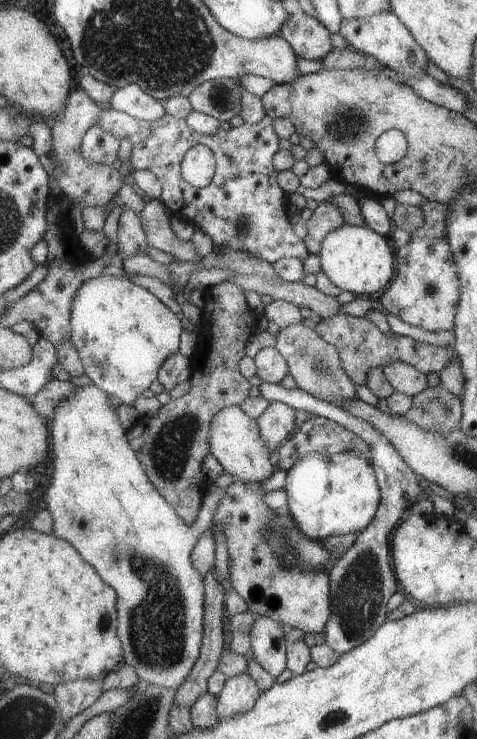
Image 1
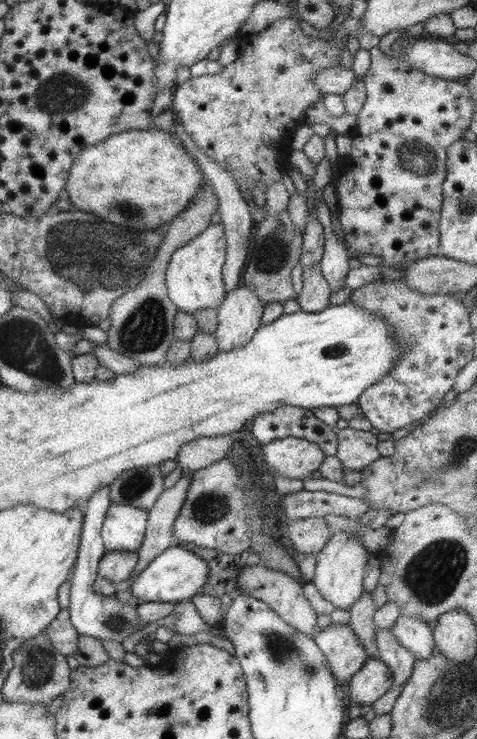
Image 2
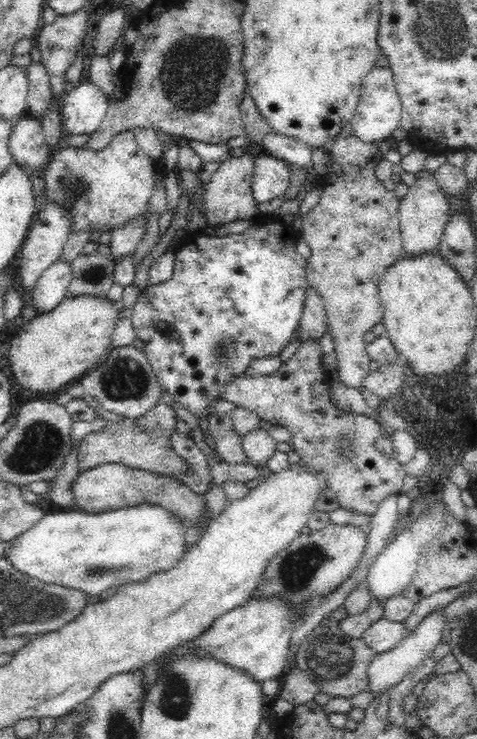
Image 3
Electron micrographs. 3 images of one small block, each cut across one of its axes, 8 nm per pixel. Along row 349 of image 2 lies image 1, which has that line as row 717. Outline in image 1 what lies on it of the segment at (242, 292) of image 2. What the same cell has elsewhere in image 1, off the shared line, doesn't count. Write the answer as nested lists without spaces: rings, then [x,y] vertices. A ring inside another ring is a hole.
[[[248,672],[226,678],[221,692],[216,696],[218,720],[229,720],[245,714],[255,704],[260,690]]]

